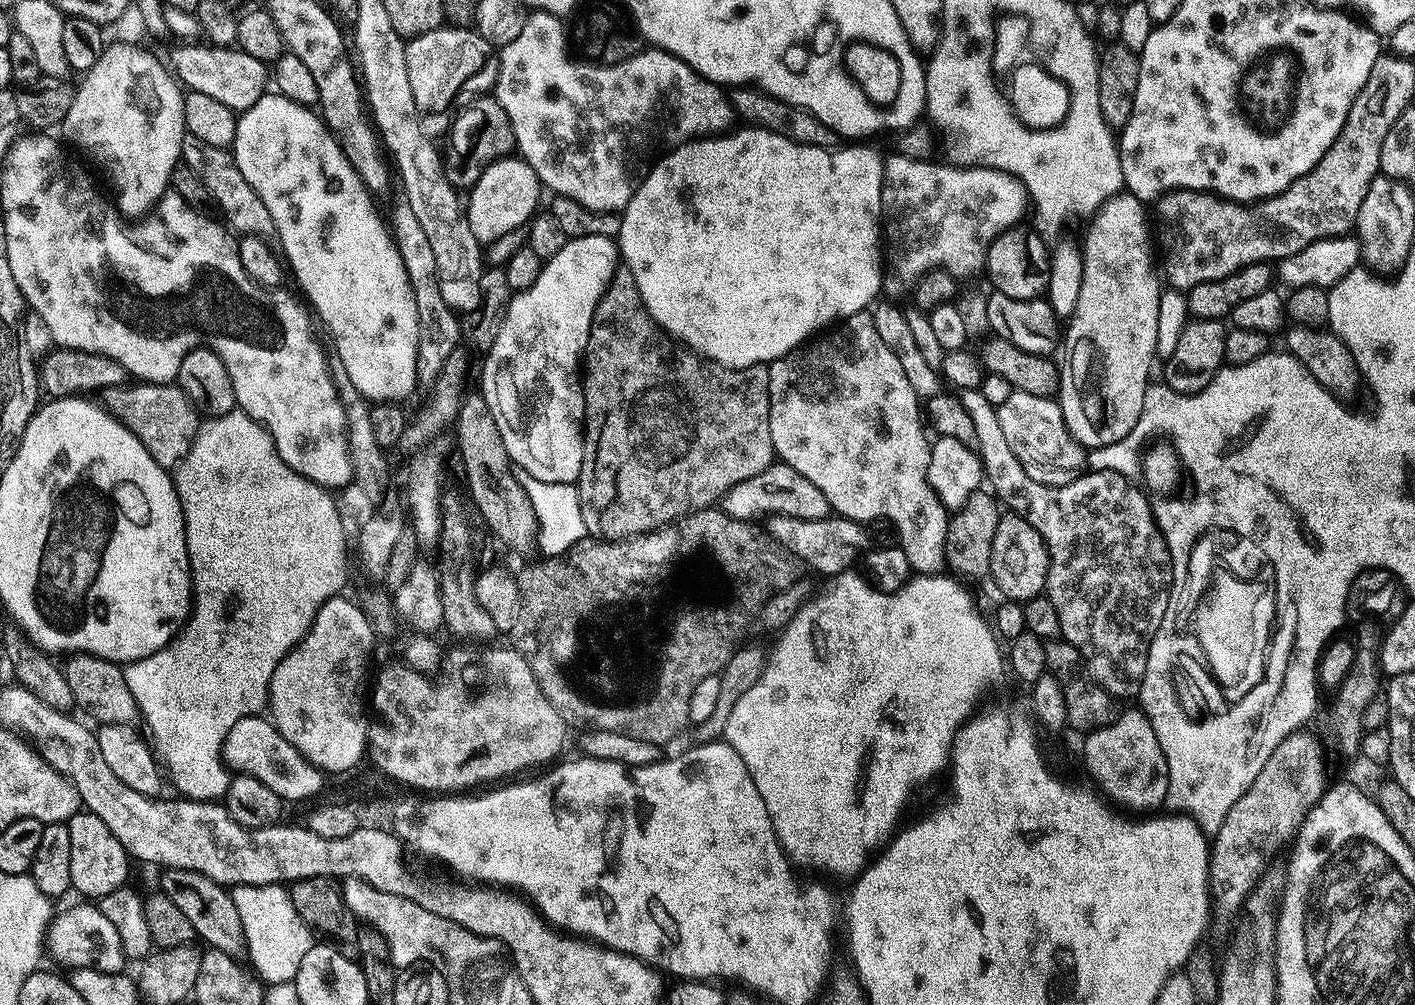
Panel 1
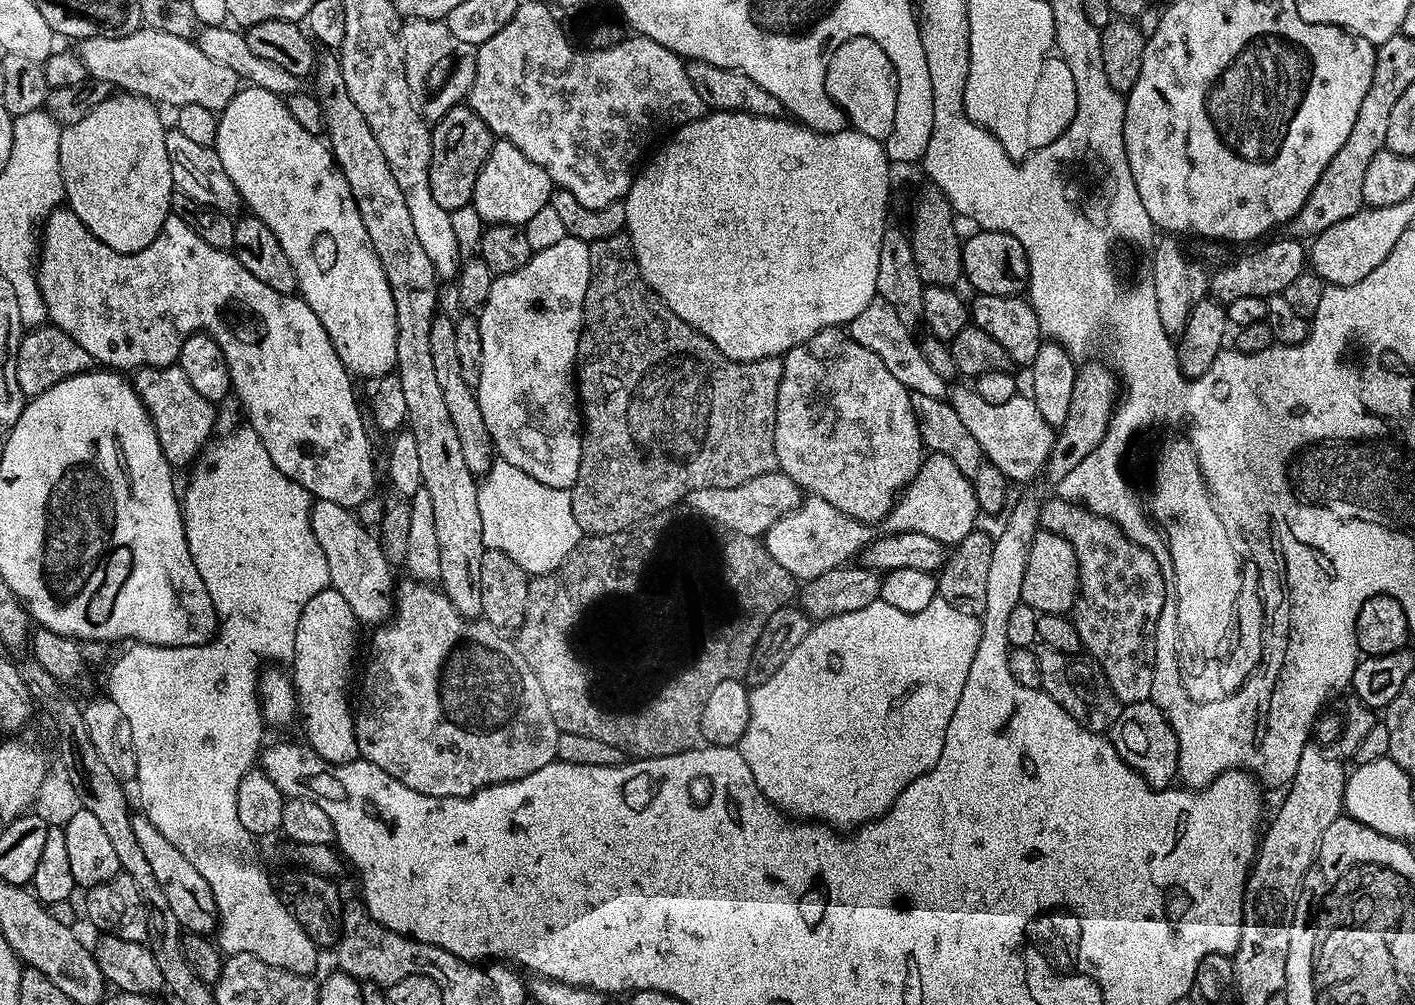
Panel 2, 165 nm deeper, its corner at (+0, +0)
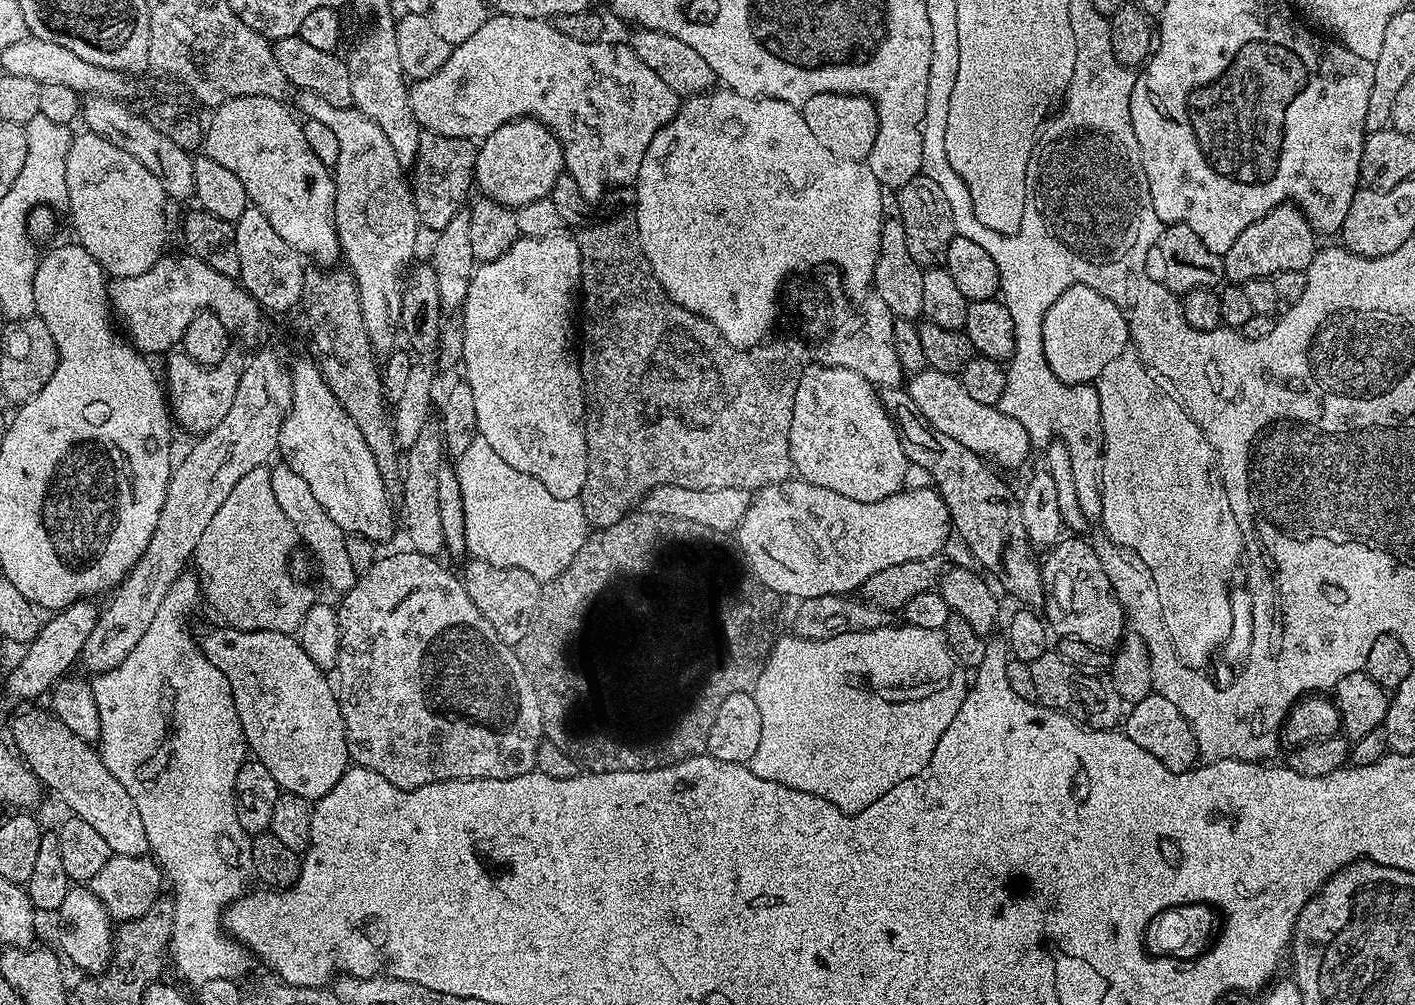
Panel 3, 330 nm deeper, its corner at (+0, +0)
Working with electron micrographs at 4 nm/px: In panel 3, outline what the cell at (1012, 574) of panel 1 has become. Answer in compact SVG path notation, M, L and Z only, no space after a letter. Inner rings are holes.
M1061 538L1047 549L1045 556L1048 557L1040 564L1040 582L1044 591L1042 616L1049 629L1057 637L1072 637L1096 649L1108 650L1111 649L1111 644L1119 645L1126 632L1126 617L1123 606L1115 596L1115 590L1111 588L1110 581L1102 570L1095 547L1084 540Z

